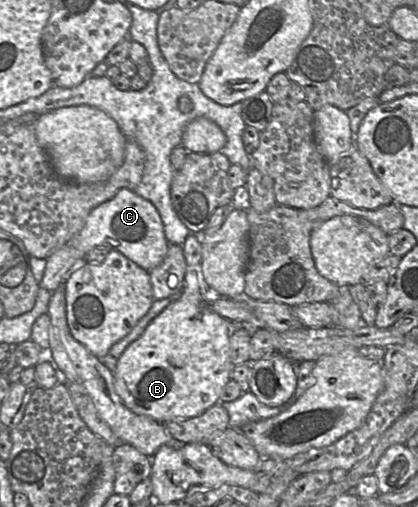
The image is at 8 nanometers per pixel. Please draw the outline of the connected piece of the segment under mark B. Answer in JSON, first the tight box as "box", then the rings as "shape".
{"box":[113,266,234,424],"shape":[[[187,266],[184,287],[180,297],[176,301],[169,304],[167,308],[165,308],[156,318],[154,318],[145,329],[144,333],[137,340],[133,341],[119,357],[116,368],[113,372],[114,386],[117,394],[121,398],[123,404],[134,413],[148,416],[163,424],[174,420],[199,416],[207,409],[220,402],[220,395],[228,381],[232,378],[234,365],[230,359],[231,334],[232,322],[221,317],[219,314],[208,308],[201,293],[197,273],[195,272],[193,266]]]}

